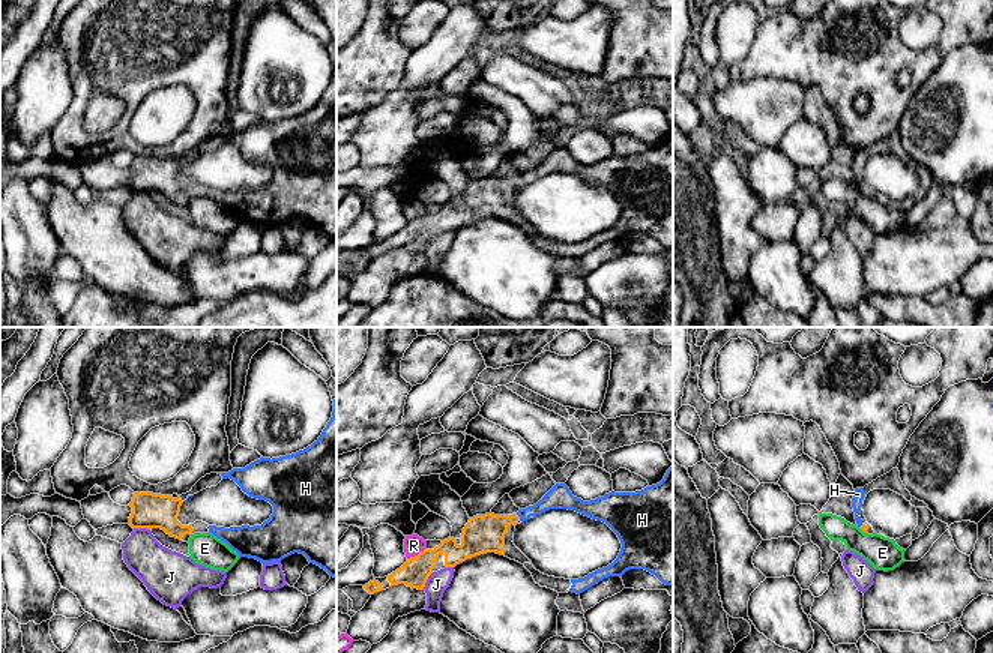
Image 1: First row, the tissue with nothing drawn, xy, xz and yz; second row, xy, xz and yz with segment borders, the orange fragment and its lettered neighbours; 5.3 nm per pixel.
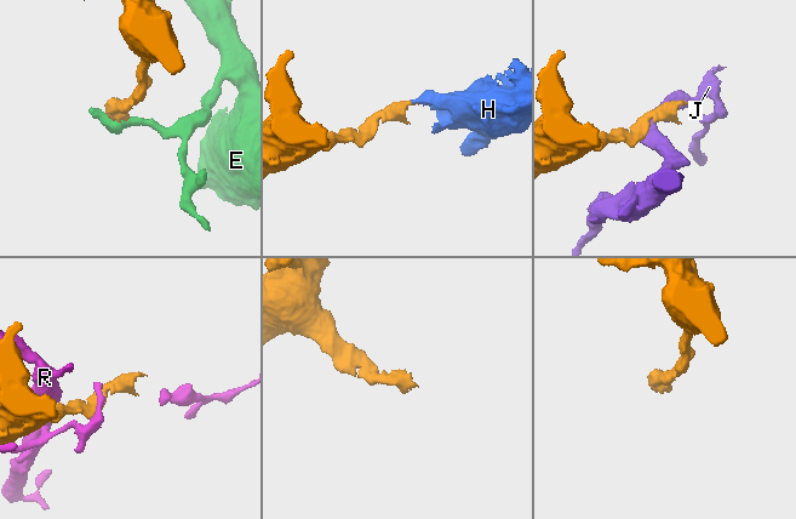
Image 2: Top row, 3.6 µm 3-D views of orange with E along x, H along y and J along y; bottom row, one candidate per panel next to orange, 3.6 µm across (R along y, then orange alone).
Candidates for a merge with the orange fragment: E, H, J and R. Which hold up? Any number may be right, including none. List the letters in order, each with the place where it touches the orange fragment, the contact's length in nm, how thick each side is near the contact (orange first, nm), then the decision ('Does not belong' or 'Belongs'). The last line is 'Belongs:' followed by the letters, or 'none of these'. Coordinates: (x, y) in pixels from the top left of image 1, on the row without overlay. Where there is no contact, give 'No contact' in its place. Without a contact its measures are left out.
E: Touches orange at yz (863, 194). Shared border 60 nm. Thickness 40 nm (orange) against 180 nm. Does not belong
H: Touches orange at xz (519, 180). Shared border 50 nm. Thickness 200 nm (orange) against 130 nm. Belongs
J: Touches orange at xz (425, 245). Shared border 110 nm. Thickness 150 nm (orange) against 120 nm. Does not belong
R: Touches orange at xz (418, 218). Shared border 120 nm. Thickness 150 nm (orange) against 100 nm. Does not belong
Belongs: H

